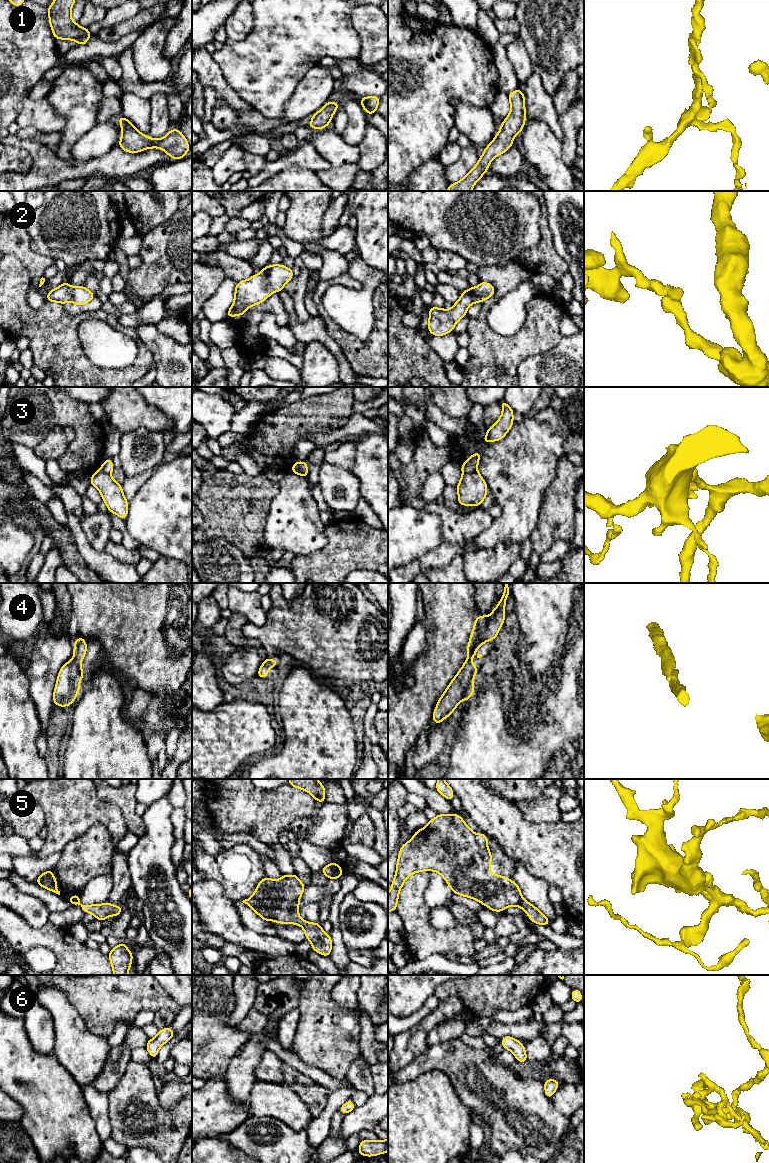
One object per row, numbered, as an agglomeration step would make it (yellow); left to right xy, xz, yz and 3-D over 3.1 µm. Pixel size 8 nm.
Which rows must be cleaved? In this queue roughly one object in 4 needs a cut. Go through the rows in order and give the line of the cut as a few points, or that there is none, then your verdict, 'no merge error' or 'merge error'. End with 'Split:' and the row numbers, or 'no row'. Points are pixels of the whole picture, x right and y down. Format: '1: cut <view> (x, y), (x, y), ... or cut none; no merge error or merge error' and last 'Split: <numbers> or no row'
1: cut none; no merge error
2: cut none; no merge error
3: cut xz (300, 462), (301, 469), (307, 474); merge error
4: cut none; no merge error
5: cut none; no merge error
6: cut none; no merge error
Split: 3

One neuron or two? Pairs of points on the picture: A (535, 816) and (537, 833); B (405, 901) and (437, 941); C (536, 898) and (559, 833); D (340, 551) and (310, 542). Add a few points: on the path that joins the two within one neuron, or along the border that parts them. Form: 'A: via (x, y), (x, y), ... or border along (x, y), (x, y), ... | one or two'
A: border along (518, 809), (531, 823), (559, 821) | two
B: via (414, 911), (416, 920), (427, 931) | one
C: border along (524, 866), (530, 874), (541, 878), (548, 885) | two
D: border along (326, 526), (326, 544), (317, 551), (303, 557) | two

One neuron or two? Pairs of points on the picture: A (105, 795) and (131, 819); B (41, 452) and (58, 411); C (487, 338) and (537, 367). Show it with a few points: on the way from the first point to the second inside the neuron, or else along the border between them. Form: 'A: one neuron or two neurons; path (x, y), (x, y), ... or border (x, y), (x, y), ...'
A: one neuron; path (113, 795), (128, 811)
B: two neurons; border (62, 425), (53, 427), (34, 447)
C: two neurons; border (547, 350), (528, 356), (519, 365), (517, 376)

